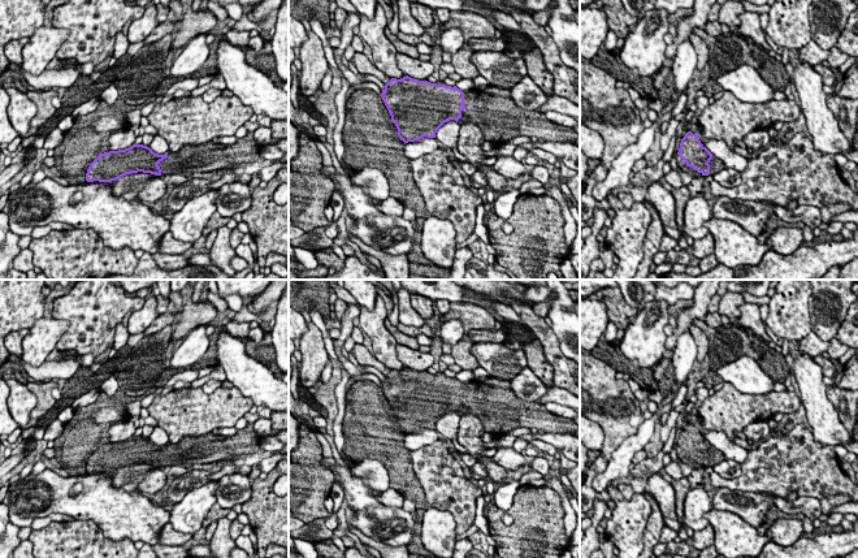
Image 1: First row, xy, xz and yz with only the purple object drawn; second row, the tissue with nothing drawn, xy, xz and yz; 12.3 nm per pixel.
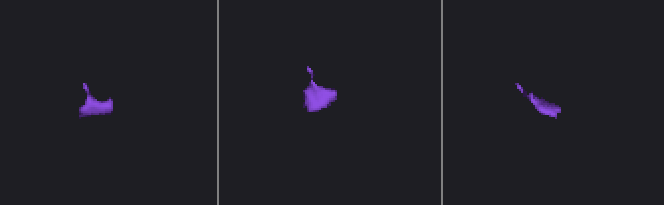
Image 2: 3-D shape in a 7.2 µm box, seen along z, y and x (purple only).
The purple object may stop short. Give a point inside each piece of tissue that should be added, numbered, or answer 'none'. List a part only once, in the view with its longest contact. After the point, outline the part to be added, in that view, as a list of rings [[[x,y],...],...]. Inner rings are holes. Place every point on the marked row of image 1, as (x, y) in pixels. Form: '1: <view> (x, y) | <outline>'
1: xz (490, 108) | [[[488,86],[464,92],[464,107],[459,125],[477,125],[486,142],[502,144],[516,137],[537,137],[545,142],[569,142],[580,139],[573,127],[558,125],[545,113],[519,108],[510,98],[510,90]]]

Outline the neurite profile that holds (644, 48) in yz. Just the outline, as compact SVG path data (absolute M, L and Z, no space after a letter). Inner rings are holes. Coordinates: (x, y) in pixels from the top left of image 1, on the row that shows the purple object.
M653 9L638 20L624 38L621 62L637 69L642 77L653 77L666 60L664 35L670 33L668 12Z

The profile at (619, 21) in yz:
M597 0L595 9L603 10L607 16L610 31L614 31L618 38L625 38L630 29L638 22L638 18L629 14L621 0Z

